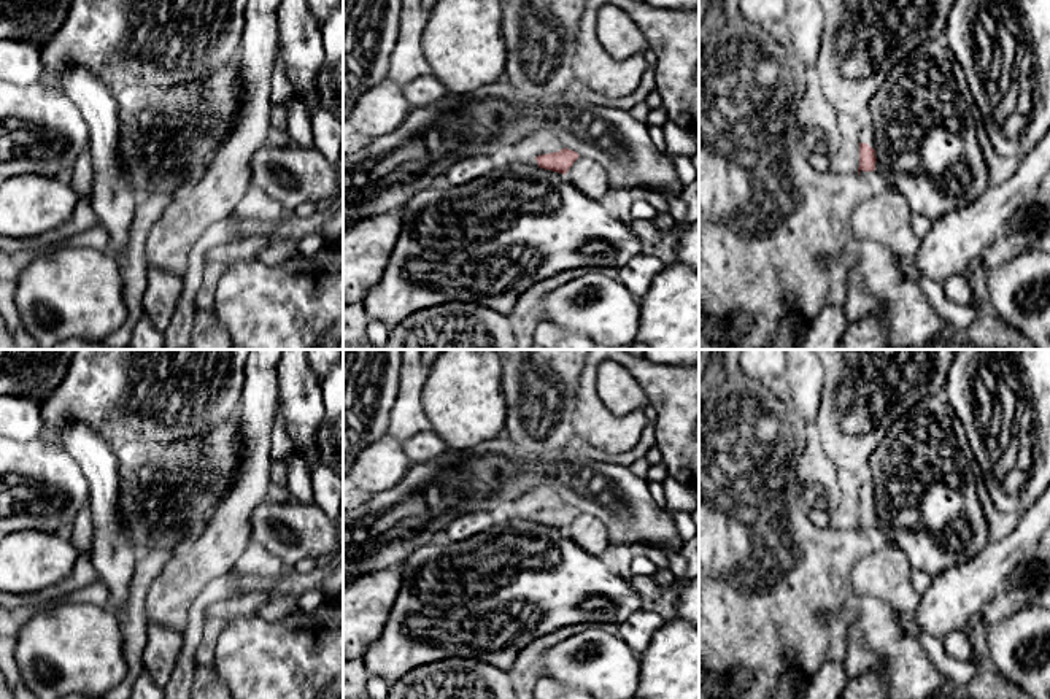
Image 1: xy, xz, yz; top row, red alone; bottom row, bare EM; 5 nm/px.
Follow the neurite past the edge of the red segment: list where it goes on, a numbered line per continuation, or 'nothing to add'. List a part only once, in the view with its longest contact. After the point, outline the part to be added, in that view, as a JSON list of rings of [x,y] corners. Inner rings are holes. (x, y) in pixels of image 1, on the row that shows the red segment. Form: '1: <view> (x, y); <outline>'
1: yz (872, 177); [[[875,162],[875,170],[874,172],[859,170],[859,176],[867,180],[867,181],[877,183],[878,181],[878,164]]]

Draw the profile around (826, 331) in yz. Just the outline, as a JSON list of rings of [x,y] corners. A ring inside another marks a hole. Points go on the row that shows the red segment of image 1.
[[[828,305],[813,321],[801,350],[836,350],[847,326],[842,308]]]

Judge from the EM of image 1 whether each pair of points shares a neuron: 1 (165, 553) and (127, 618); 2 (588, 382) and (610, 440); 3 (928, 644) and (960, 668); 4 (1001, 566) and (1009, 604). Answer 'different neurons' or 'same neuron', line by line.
1: same neuron
2: same neuron
3: same neuron
4: different neurons

